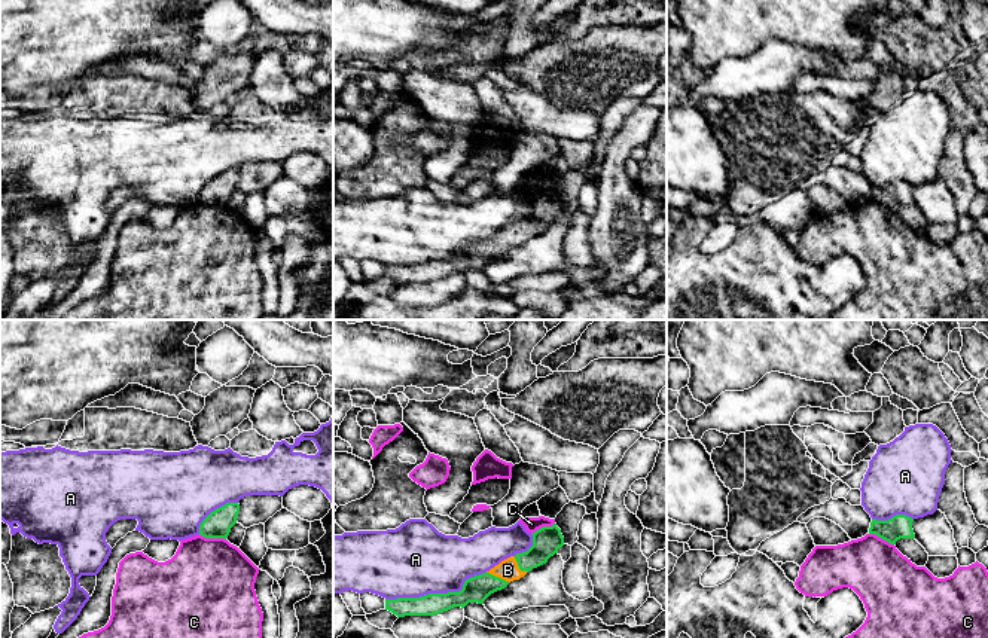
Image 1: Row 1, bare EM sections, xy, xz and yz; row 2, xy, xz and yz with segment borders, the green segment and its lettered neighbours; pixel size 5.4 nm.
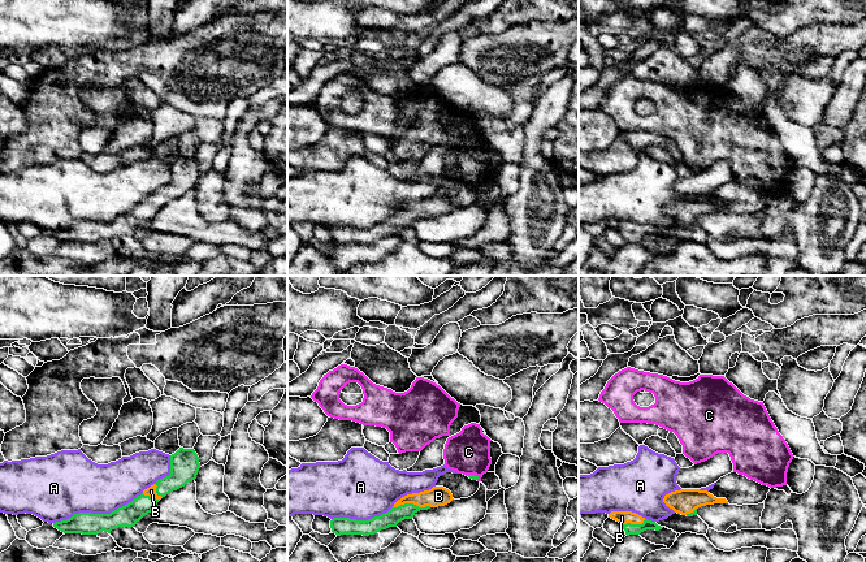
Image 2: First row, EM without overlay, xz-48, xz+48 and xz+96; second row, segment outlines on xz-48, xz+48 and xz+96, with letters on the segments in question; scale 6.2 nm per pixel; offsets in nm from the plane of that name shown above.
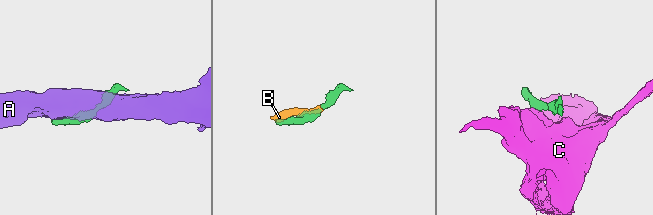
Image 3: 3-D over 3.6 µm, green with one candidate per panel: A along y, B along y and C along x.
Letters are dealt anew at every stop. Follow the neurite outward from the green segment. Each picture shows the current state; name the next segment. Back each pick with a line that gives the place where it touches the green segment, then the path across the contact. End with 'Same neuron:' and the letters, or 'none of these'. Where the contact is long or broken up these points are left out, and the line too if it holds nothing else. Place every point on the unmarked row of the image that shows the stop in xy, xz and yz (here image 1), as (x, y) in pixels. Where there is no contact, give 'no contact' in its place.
B: meets green in xz at (499, 244)
Same neuron: B

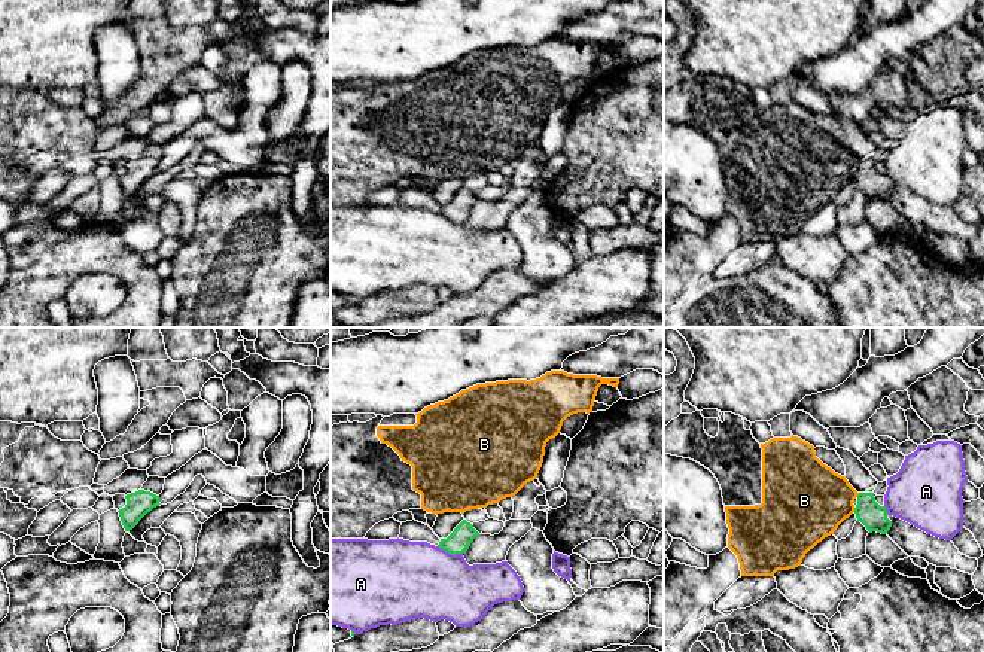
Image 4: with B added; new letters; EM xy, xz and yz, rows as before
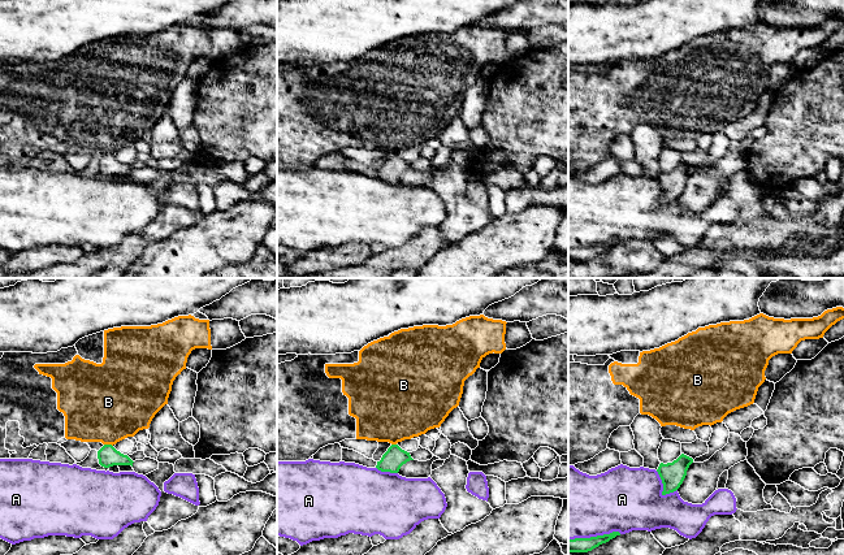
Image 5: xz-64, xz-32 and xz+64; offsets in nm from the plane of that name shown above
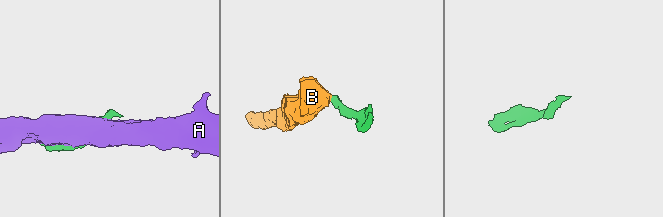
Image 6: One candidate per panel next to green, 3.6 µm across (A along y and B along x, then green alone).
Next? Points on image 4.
Same neuron: none of these

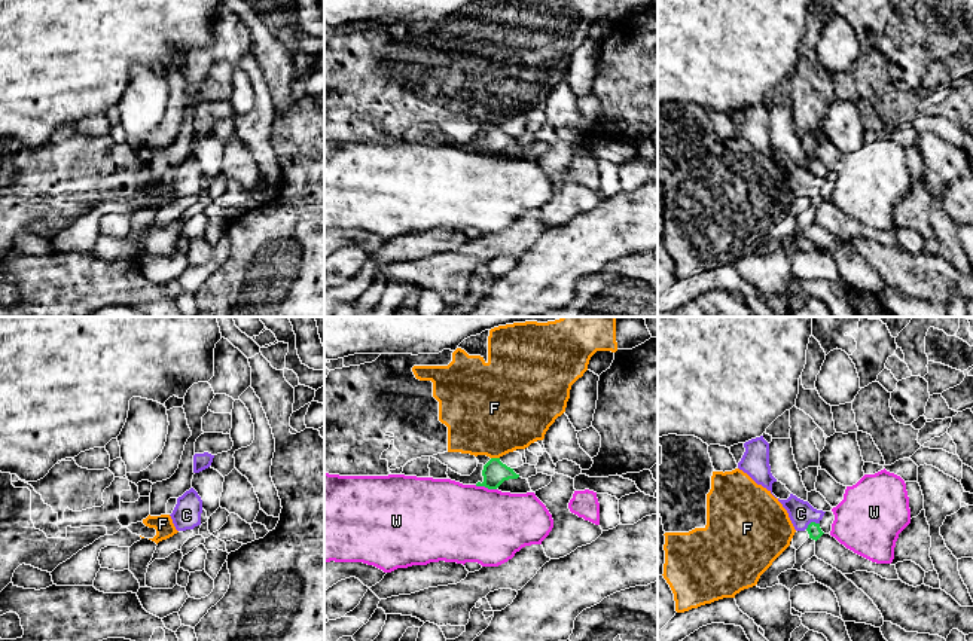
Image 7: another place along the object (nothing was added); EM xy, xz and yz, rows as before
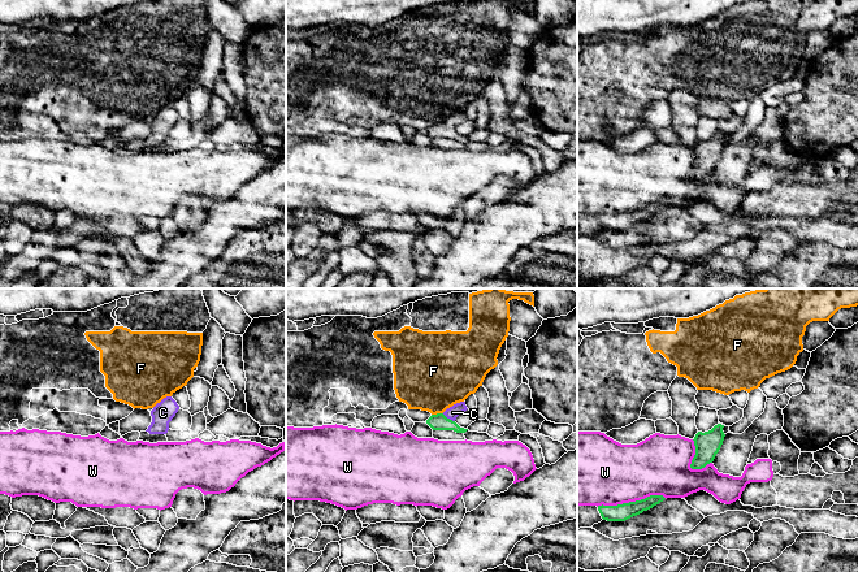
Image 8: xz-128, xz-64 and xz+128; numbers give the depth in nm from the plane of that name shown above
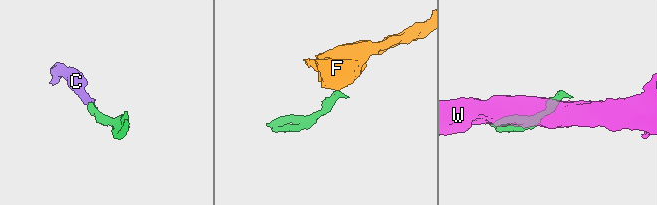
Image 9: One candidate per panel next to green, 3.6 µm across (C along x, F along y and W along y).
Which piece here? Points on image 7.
C: meets green in yz at (811, 189); runs through yz (814, 197), (811, 189), (801, 180)
Same neuron: C

